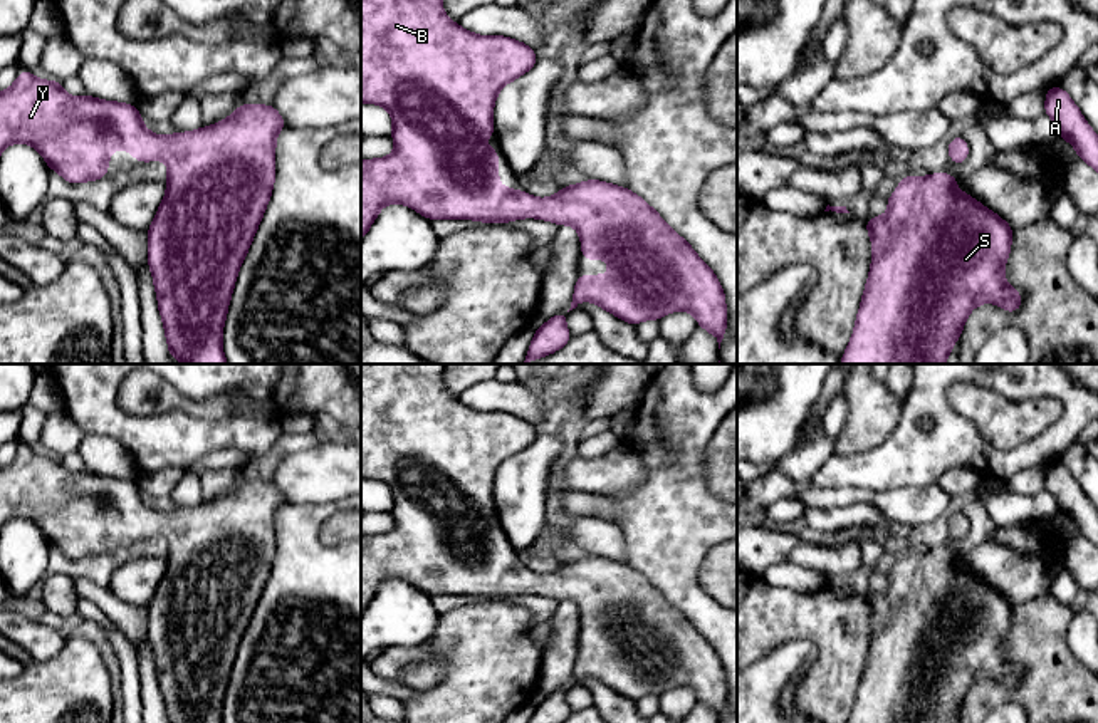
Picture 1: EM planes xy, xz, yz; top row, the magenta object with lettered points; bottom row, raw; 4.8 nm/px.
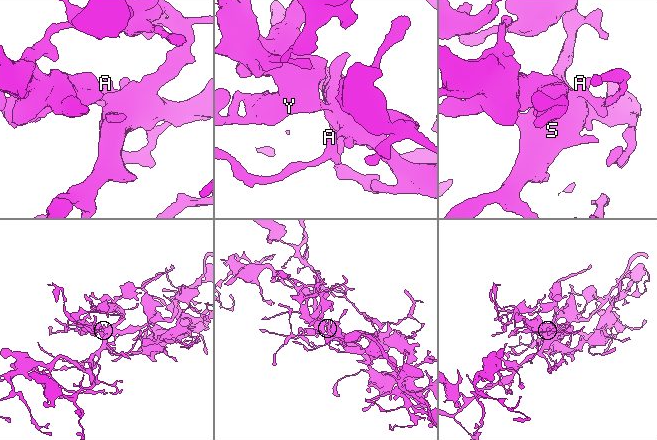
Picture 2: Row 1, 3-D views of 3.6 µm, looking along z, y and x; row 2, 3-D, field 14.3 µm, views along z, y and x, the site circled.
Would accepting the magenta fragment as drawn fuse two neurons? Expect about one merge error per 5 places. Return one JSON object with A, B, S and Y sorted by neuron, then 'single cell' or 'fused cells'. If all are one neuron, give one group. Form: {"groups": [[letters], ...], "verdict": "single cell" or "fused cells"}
{"groups": [["A", "B", "S", "Y"]], "verdict": "single cell"}

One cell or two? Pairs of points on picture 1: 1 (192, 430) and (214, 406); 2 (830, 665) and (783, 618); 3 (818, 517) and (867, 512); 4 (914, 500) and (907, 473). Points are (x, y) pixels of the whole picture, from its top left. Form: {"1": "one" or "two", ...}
{"1": "two", "2": "one", "3": "one", "4": "two"}

